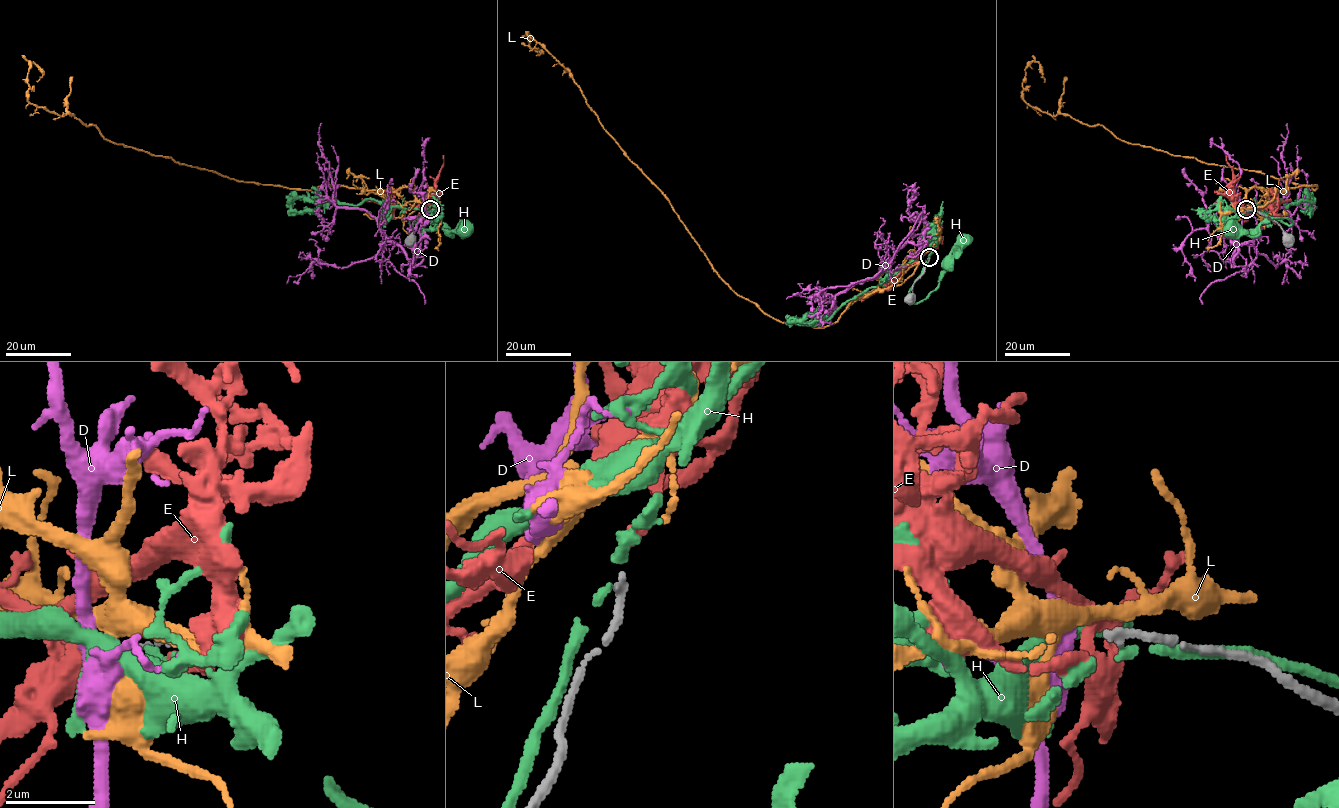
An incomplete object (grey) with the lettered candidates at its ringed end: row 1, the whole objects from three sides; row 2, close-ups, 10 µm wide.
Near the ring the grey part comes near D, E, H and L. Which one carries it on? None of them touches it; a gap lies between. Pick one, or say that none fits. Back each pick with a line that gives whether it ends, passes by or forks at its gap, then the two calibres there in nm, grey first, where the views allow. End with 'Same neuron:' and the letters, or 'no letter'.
L: it ends there; 150 nm thick on the grey side, 120 nm on the other
Same neuron: L

